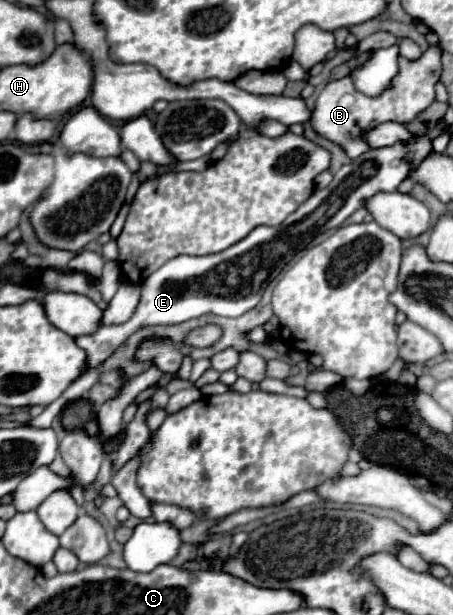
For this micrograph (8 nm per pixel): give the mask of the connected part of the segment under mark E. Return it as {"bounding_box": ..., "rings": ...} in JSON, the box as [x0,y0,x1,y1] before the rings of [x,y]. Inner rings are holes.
{"bounding_box":[76,136,432,368],"rings":[[[414,136],[408,144],[394,144],[390,148],[376,148],[376,150],[368,150],[366,154],[362,154],[360,158],[356,158],[356,162],[350,162],[346,166],[342,166],[336,174],[334,180],[330,182],[330,186],[316,190],[296,212],[292,212],[282,224],[278,226],[256,226],[246,238],[242,238],[240,242],[232,244],[230,248],[218,252],[218,254],[210,254],[210,256],[176,256],[172,260],[168,260],[162,268],[158,268],[156,272],[152,272],[144,282],[142,282],[142,296],[140,296],[140,304],[134,312],[134,316],[120,326],[100,326],[94,334],[86,334],[76,338],[76,344],[80,348],[86,350],[88,360],[90,360],[90,368],[102,364],[108,356],[112,356],[112,352],[138,328],[142,326],[156,326],[156,324],[180,324],[192,318],[198,318],[202,314],[216,314],[216,316],[242,316],[244,312],[252,310],[260,298],[262,292],[266,290],[266,286],[280,274],[280,270],[294,258],[296,252],[304,250],[318,234],[324,234],[326,230],[338,228],[340,224],[344,224],[344,220],[356,212],[358,208],[364,206],[366,200],[370,200],[374,194],[378,192],[394,192],[398,188],[398,184],[408,176],[408,172],[426,156],[426,152],[432,150],[430,138],[428,136]]]}

